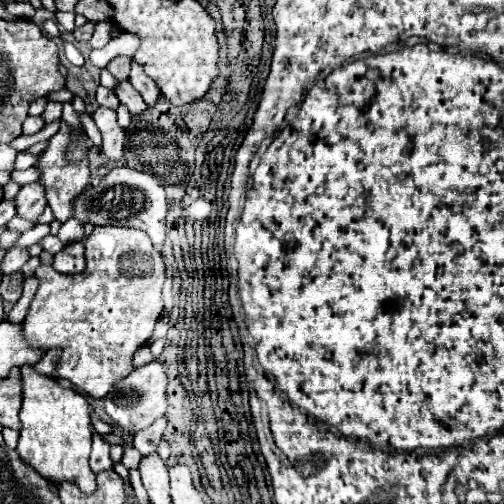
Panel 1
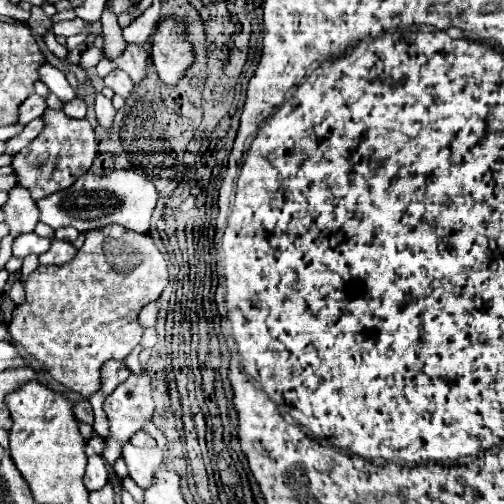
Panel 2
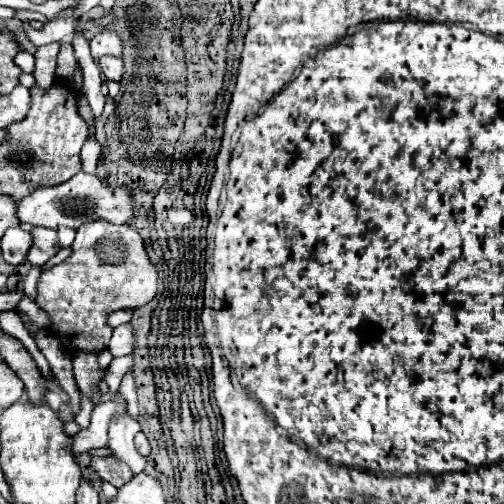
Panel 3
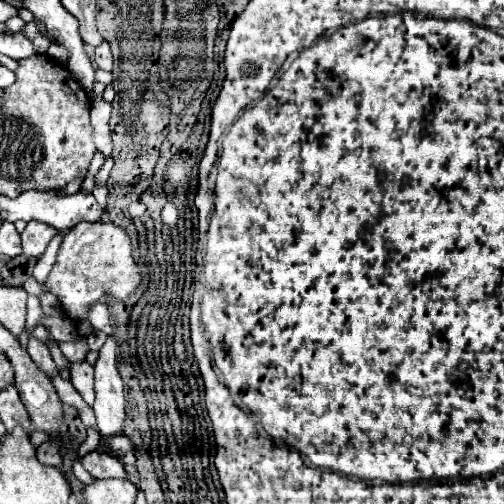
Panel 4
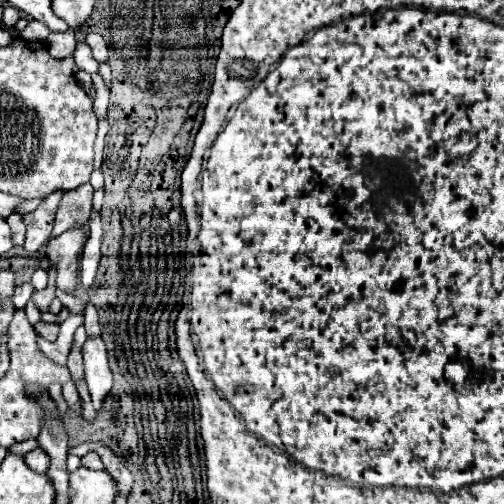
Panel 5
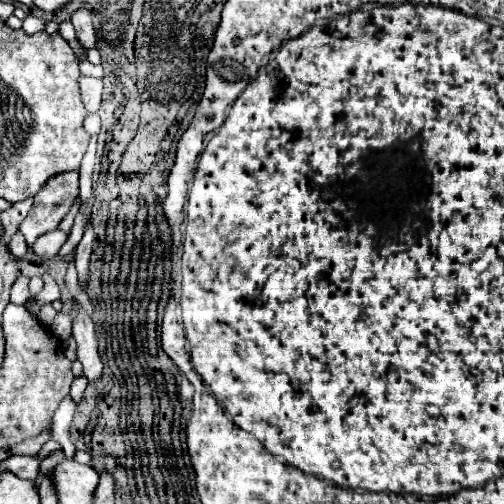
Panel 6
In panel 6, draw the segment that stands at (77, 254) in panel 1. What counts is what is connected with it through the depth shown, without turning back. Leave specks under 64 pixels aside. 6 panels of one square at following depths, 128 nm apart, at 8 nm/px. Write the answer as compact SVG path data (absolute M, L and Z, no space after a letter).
M64 172L50 178L44 188L34 196L34 206L20 224L28 248L38 236L58 228L60 220L68 214L74 198L78 196L78 172Z

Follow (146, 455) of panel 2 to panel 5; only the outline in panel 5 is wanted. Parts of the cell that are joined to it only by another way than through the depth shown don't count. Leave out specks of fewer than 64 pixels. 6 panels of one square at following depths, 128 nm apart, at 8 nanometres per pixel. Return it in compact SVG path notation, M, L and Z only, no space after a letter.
M88 338L82 346L84 366L86 366L86 384L94 402L94 408L100 410L102 402L110 396L112 390L112 372L108 366L108 352L104 340Z

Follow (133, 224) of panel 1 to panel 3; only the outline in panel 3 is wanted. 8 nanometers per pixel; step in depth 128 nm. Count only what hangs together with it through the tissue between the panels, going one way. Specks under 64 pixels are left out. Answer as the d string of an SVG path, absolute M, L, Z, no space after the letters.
M78 172L72 180L52 186L52 188L38 188L30 196L18 202L18 218L32 226L44 226L58 230L60 226L80 228L88 220L106 220L112 224L130 224L134 218L134 200L132 188L126 184L108 186L98 176Z

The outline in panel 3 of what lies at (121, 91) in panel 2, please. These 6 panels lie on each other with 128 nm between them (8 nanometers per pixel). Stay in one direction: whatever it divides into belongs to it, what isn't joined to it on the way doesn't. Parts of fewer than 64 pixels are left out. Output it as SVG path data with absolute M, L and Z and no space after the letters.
M104 56L100 58L100 70L102 74L108 78L108 80L114 80L114 82L120 82L122 74L124 74L124 64L120 58L114 58L114 56Z

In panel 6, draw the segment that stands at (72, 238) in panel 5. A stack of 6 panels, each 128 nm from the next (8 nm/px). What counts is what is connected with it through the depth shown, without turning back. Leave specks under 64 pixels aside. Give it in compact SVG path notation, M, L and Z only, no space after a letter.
M54 230L54 232L48 232L48 234L40 236L40 238L36 240L36 244L32 246L32 250L34 250L38 256L42 256L42 258L54 258L66 240L68 240L68 234L66 234L66 232Z

